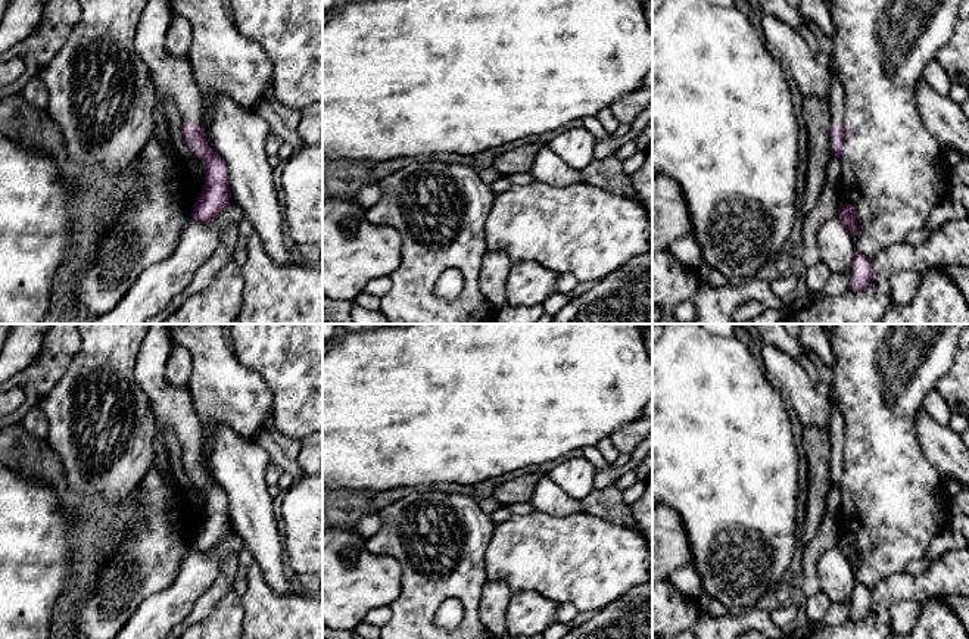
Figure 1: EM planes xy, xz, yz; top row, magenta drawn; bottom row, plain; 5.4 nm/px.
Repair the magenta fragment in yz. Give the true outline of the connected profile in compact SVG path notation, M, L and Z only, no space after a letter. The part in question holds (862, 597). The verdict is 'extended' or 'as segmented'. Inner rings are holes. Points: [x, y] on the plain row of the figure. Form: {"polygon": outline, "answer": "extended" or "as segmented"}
{"polygon": "M854 577L854 590L848 618L853 621L859 621L869 614L870 608L872 608L870 589Z", "answer": "as segmented"}

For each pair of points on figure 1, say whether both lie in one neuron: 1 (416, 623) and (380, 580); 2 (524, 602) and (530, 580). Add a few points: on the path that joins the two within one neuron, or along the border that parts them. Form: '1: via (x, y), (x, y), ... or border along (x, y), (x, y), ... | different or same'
1: border along (399, 564), (399, 594), (388, 605) | different
2: border along (513, 592), (536, 591), (558, 604) | different

